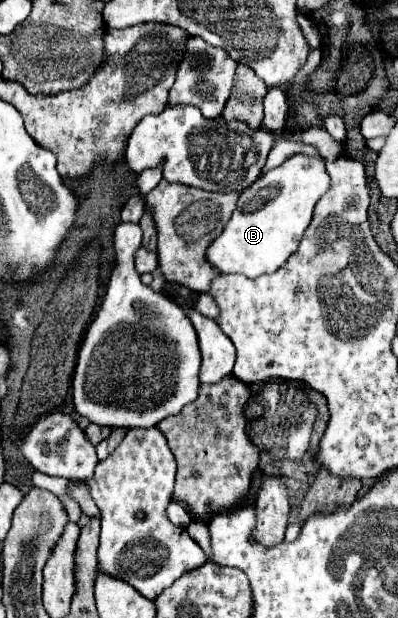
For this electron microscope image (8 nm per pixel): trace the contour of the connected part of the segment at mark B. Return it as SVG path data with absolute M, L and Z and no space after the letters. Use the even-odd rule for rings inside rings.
M295 153L283 161L283 165L261 175L251 187L247 187L237 209L225 225L223 233L207 249L207 261L221 273L241 273L255 279L265 273L275 273L279 265L295 253L305 229L313 219L313 209L319 199L331 189L331 177L321 157L307 157Z

